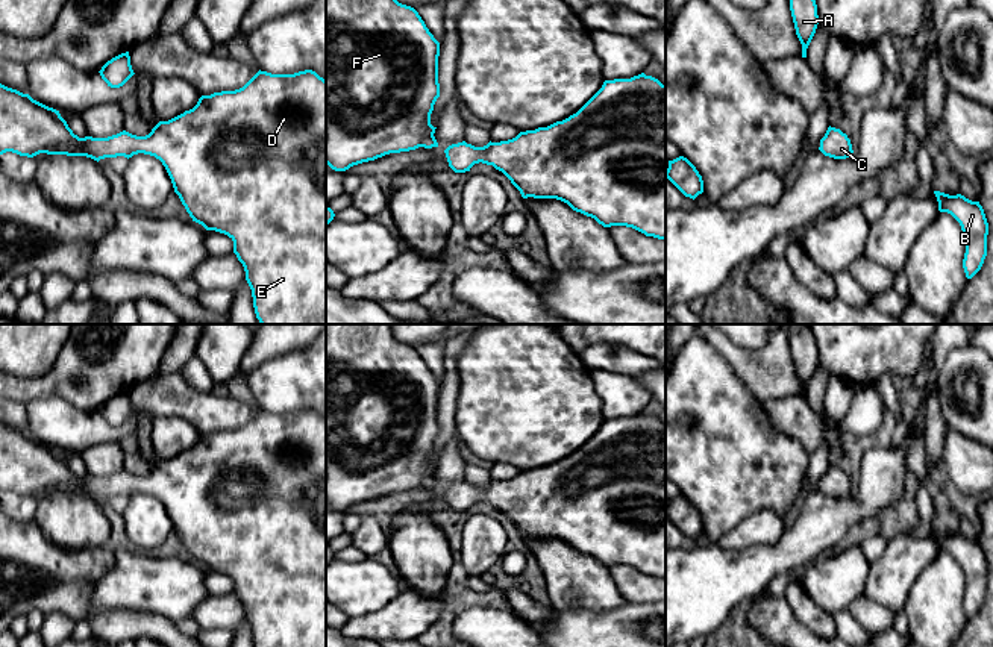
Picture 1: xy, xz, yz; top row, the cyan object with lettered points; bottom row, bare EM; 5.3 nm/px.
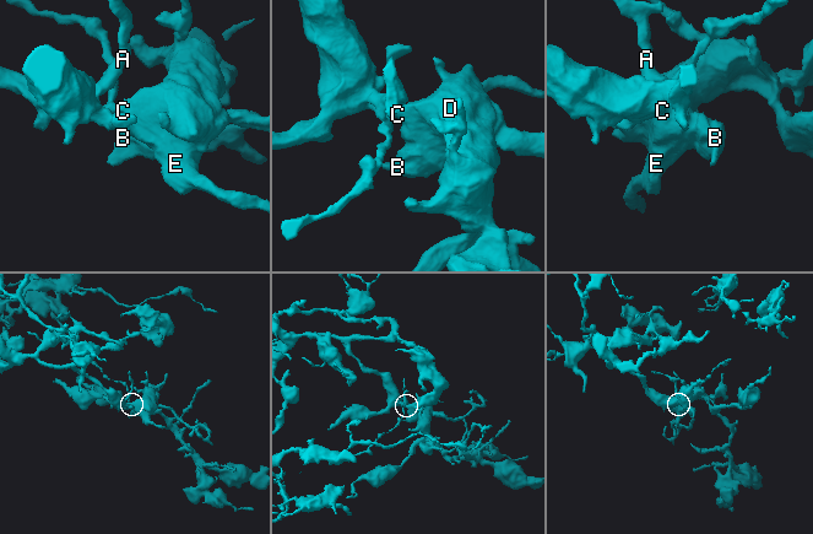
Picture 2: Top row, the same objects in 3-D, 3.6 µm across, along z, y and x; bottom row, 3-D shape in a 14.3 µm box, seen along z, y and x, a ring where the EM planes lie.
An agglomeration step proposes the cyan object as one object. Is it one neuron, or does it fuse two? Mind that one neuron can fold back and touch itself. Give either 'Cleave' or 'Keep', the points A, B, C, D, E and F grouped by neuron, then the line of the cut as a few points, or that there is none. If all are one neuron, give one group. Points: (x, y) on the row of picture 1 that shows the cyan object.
Keep. Groups: A B C D E F. No split

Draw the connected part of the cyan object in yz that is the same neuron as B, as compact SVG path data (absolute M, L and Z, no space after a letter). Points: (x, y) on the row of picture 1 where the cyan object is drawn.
M934 191L938 211L951 214L966 235L966 253L963 268L967 279L972 279L982 267L987 256L988 223L979 202L972 202L961 194L949 195Z

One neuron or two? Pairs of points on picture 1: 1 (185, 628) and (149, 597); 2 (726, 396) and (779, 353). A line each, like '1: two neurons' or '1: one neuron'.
1: two neurons
2: two neurons

